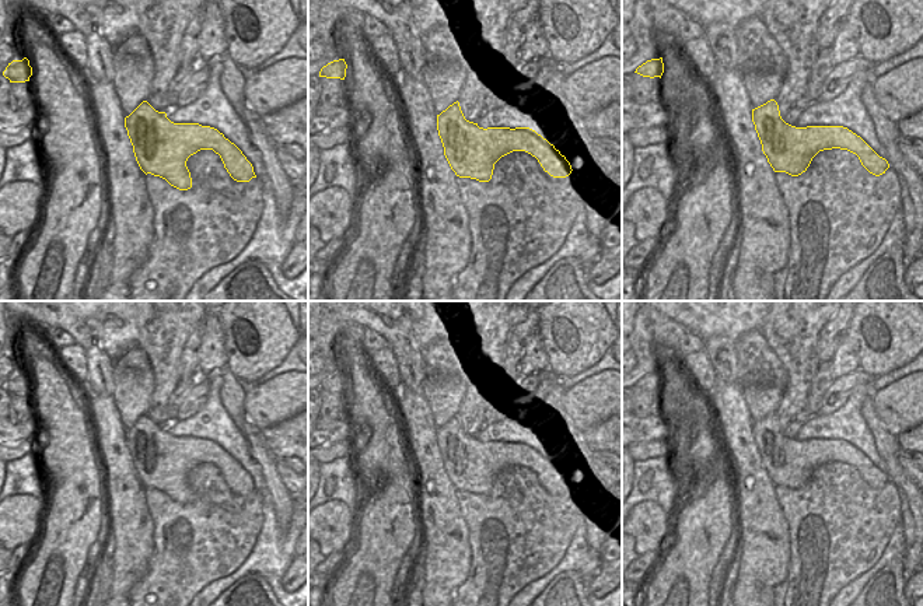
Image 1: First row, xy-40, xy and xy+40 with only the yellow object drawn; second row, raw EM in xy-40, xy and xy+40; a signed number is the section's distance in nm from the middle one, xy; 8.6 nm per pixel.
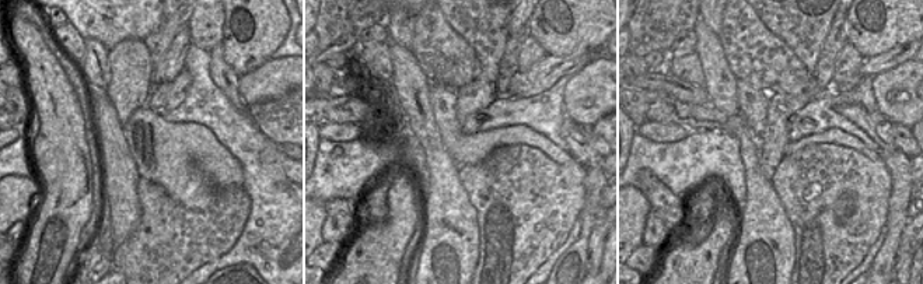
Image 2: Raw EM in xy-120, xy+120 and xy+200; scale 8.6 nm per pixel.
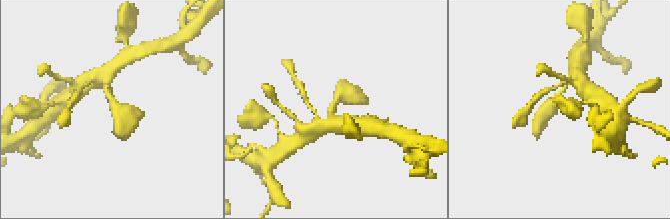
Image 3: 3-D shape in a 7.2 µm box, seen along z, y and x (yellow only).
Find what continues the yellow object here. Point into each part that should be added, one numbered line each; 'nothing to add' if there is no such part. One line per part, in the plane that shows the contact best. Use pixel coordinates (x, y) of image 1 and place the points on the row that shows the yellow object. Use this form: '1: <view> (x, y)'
nothing to add

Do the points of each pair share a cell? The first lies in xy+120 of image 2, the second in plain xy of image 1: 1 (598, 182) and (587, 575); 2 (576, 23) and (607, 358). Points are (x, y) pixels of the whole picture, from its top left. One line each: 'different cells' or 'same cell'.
1: different cells
2: different cells

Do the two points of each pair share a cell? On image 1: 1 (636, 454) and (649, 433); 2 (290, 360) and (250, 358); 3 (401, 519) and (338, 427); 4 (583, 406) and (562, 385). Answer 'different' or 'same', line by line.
1: different
2: different
3: different
4: different

